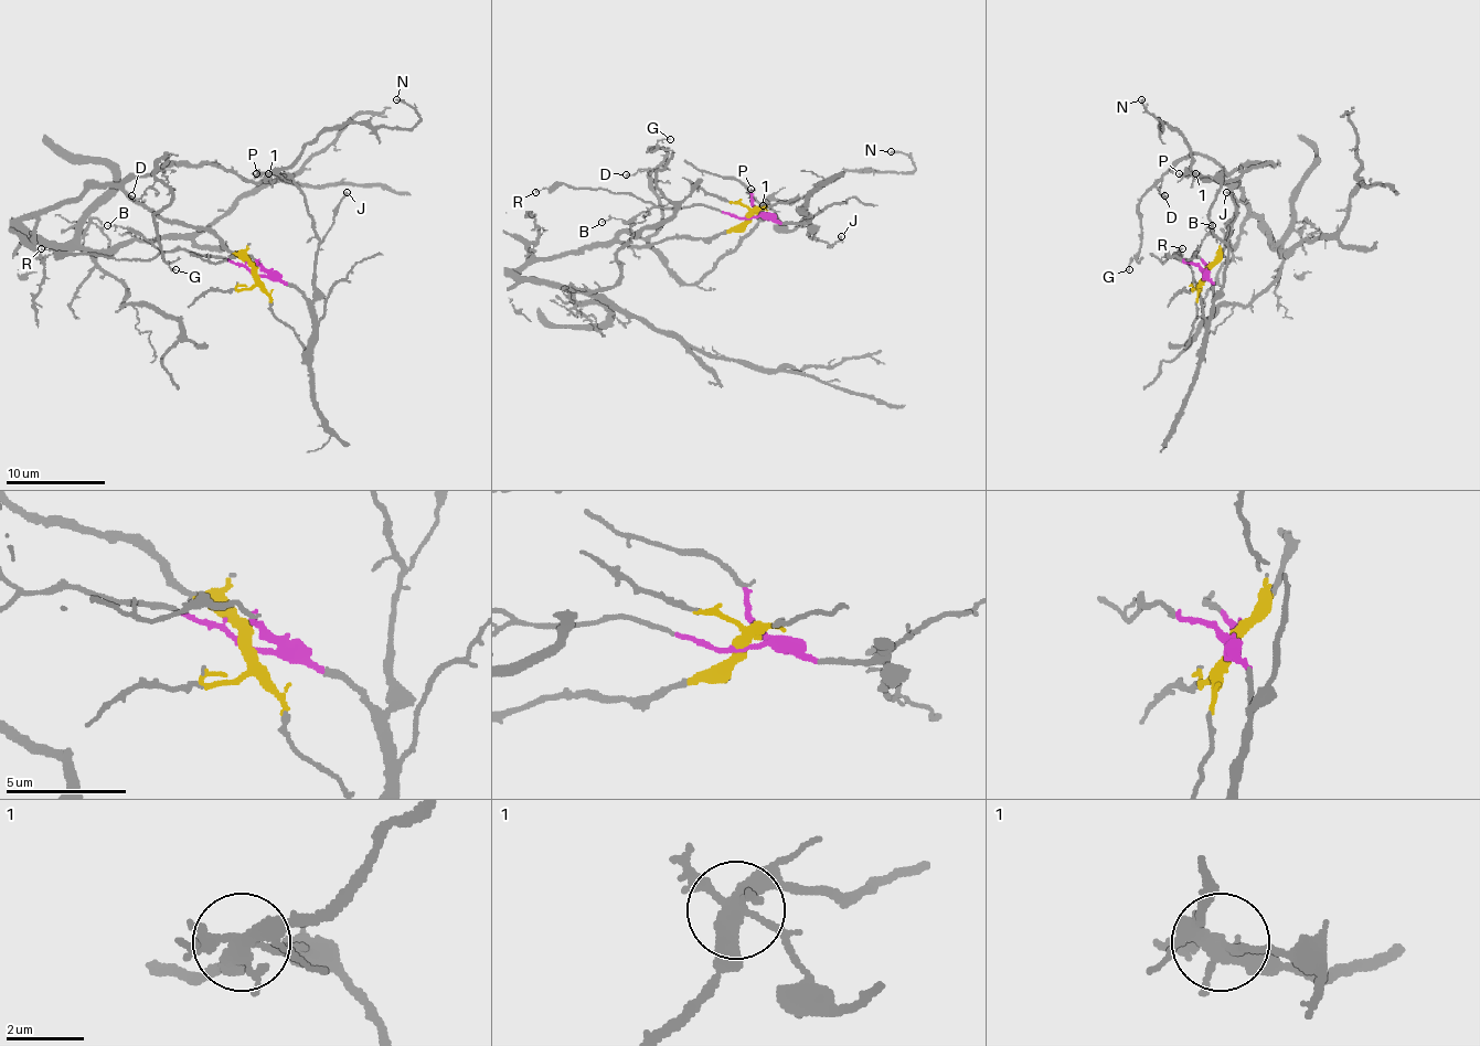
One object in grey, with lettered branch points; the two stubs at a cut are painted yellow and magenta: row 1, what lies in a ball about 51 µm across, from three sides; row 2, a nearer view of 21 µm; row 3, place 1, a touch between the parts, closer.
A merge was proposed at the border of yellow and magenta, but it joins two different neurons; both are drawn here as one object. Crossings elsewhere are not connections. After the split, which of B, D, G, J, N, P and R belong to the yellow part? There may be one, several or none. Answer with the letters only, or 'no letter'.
D, G, N

